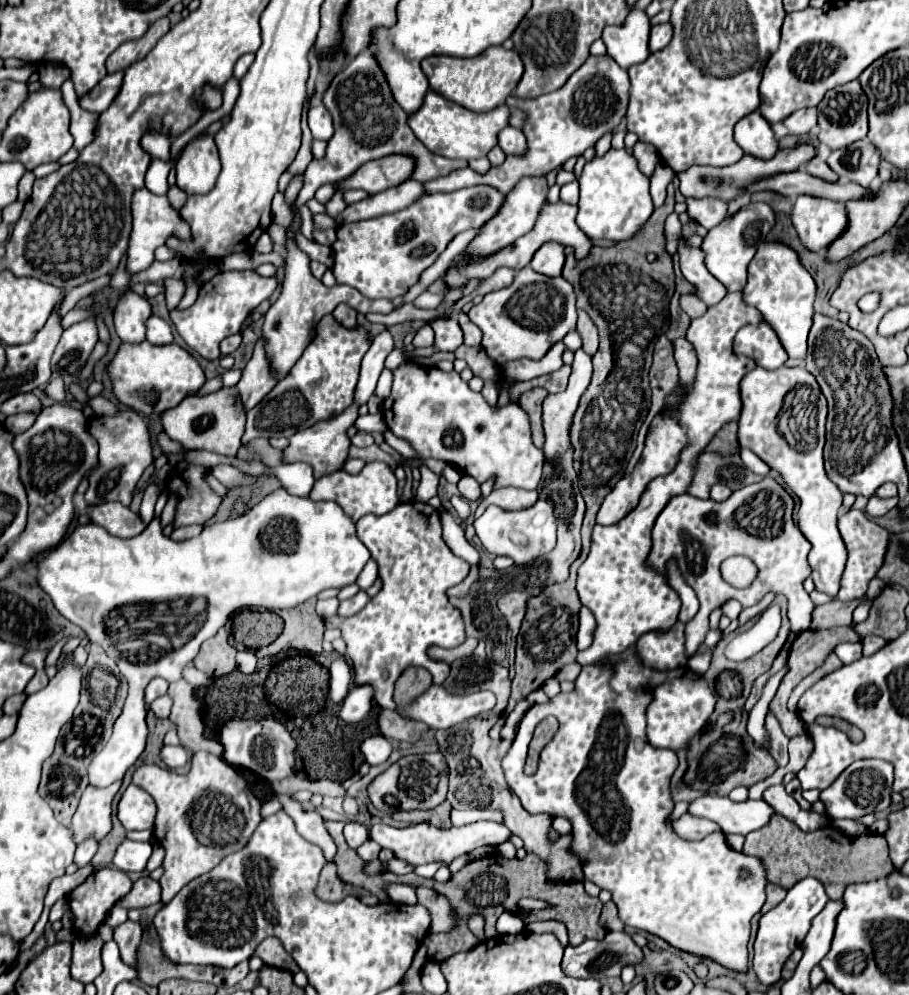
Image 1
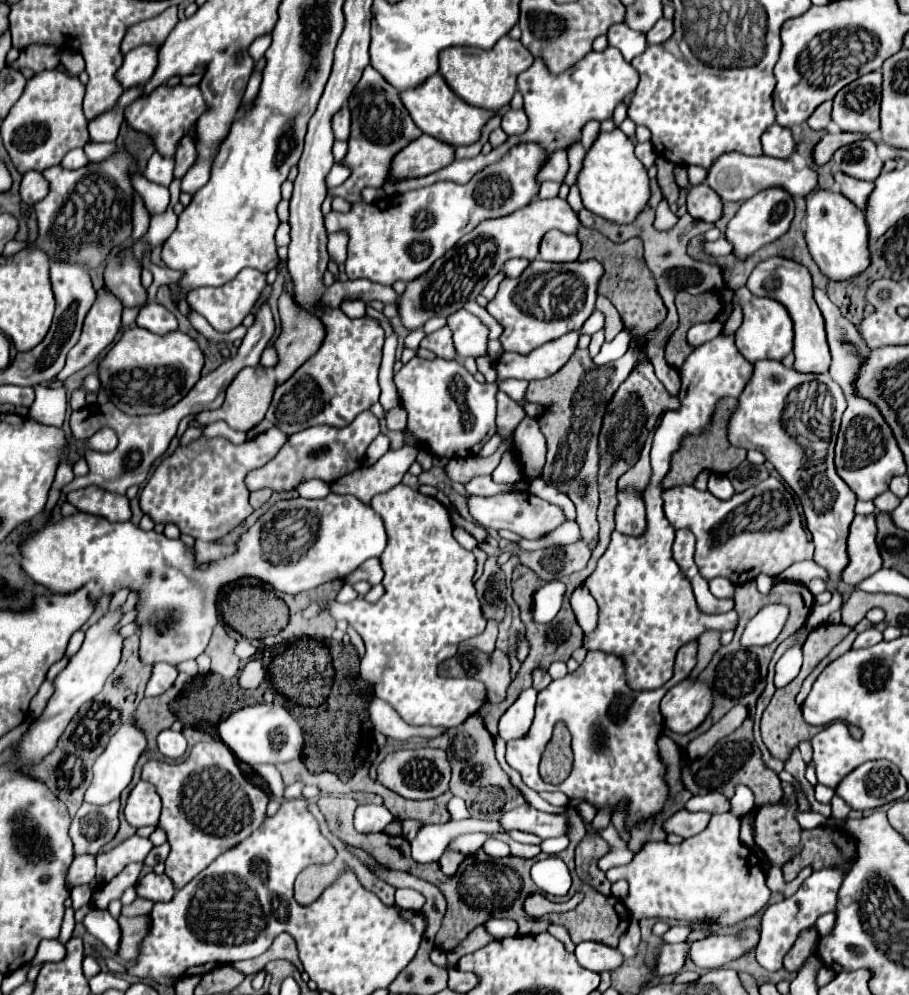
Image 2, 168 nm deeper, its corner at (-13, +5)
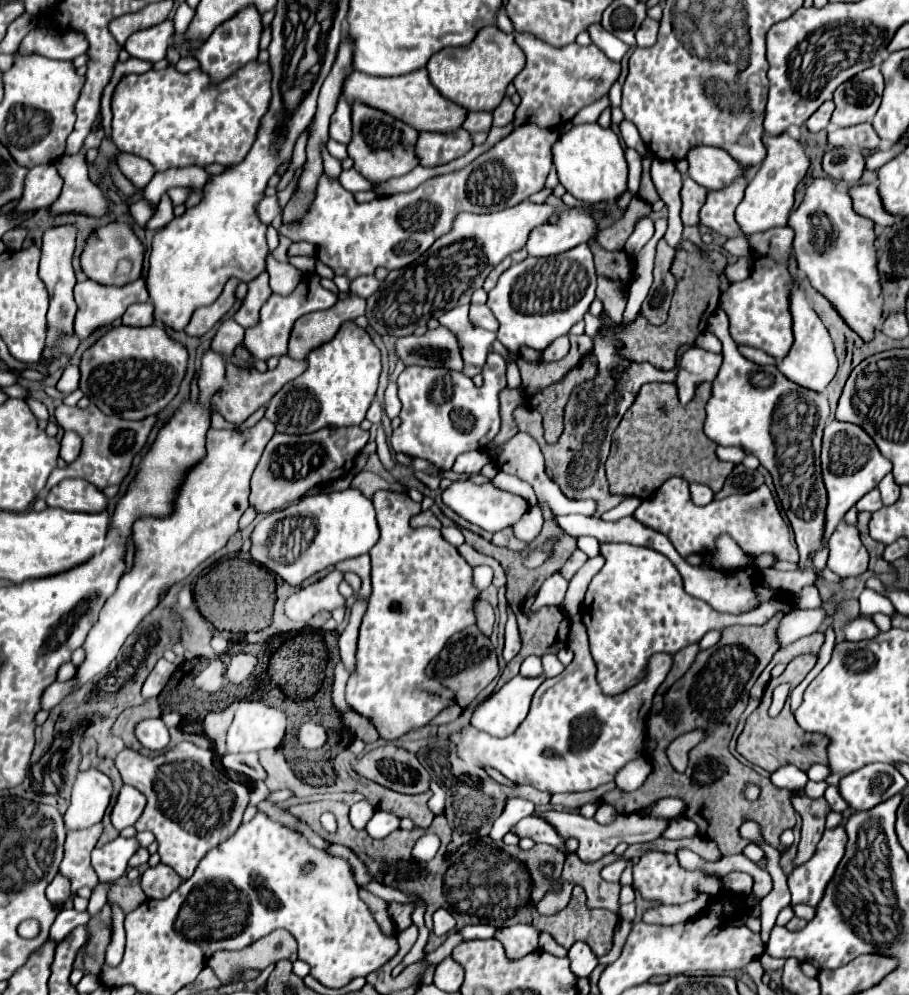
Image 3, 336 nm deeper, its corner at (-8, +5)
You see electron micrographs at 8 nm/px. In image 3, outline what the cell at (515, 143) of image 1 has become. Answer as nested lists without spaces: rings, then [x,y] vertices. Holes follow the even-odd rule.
[[[504,96],[504,102],[500,102],[492,110],[492,126],[506,126],[514,118],[514,112],[516,112],[516,106],[508,96]]]

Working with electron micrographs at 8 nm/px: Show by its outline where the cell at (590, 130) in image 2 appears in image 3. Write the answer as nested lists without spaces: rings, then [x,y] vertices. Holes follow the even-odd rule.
[[[606,94],[606,98],[602,98],[602,100],[598,100],[598,102],[592,102],[590,106],[584,106],[574,118],[572,118],[572,122],[574,124],[584,124],[584,122],[596,122],[596,118],[600,116],[600,112],[604,110],[604,108],[608,108],[610,106],[610,100],[608,100],[608,94]]]

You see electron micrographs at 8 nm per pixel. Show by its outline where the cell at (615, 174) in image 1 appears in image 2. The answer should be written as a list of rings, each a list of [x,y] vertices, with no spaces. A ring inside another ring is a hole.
[[[619,128],[613,132],[599,132],[593,148],[585,156],[577,184],[583,206],[595,216],[601,216],[613,224],[631,224],[651,198],[647,168],[635,156],[633,142]]]

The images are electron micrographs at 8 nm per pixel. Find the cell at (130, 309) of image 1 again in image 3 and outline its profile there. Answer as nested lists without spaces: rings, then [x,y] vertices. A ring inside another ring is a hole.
[[[120,220],[110,222],[100,230],[96,230],[94,234],[90,234],[80,254],[82,272],[94,282],[110,284],[110,286],[122,286],[126,282],[136,280],[142,272],[142,262],[144,262],[144,246],[140,238],[136,236],[136,232],[128,222],[120,222]]]

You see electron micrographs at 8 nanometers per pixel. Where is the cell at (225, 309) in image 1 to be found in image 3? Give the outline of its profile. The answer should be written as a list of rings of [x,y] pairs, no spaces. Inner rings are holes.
[[[230,278],[216,302],[212,302],[210,306],[202,306],[202,308],[198,308],[194,312],[190,324],[184,328],[184,332],[190,334],[190,336],[202,336],[202,334],[206,334],[232,308],[232,304],[236,302],[234,288],[238,286],[238,282],[240,282],[238,278]]]

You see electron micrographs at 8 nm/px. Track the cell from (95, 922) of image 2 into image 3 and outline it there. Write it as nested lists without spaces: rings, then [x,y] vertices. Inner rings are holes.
[[[100,882],[100,884],[98,884],[98,888],[94,888],[94,890],[92,890],[90,904],[88,904],[88,912],[90,912],[92,916],[94,916],[94,914],[104,906],[104,904],[106,904],[110,886],[112,886],[112,884],[108,884],[108,882]]]

